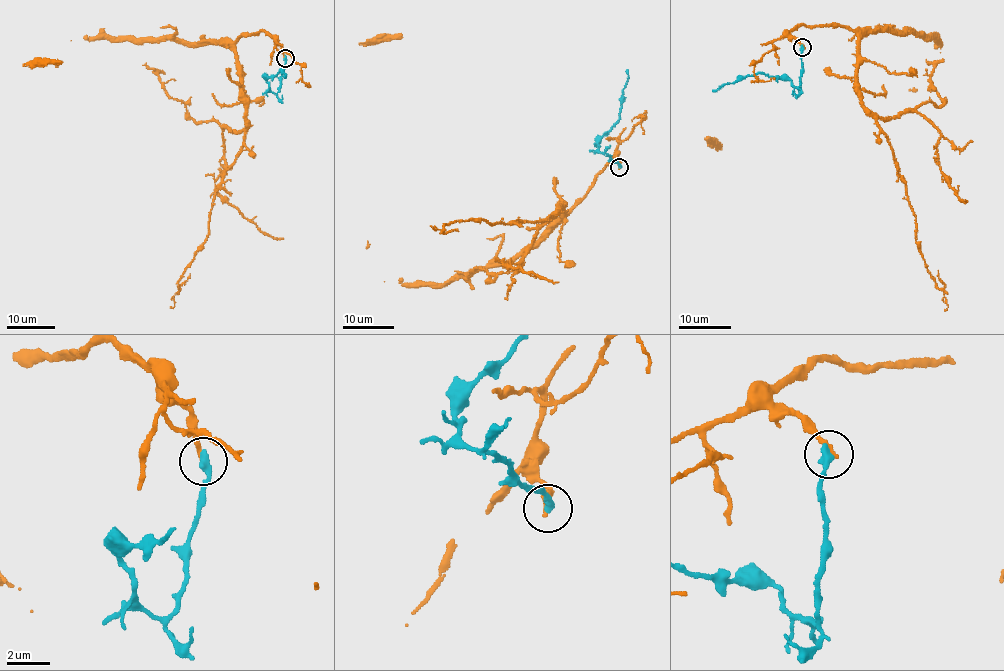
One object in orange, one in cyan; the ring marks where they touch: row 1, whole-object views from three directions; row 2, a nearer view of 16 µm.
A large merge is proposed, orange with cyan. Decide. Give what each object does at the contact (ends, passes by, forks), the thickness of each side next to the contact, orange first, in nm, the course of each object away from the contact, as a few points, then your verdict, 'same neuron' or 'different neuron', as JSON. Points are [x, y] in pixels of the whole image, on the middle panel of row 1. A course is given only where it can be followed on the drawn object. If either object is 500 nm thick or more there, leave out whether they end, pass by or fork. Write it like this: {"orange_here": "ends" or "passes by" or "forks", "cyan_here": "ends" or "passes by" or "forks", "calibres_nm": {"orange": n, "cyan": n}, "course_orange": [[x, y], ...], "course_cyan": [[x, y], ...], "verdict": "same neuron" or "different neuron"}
{"orange_here": "ends", "cyan_here": "ends", "calibres_nm": {"orange": 200, "cyan": 400}, "course_orange": [[618, 167], [614, 156], [578, 204], [505, 261], [443, 284], [384, 281], [366, 248], [365, 46], [402, 34]], "course_cyan": [[620, 166], [601, 152], [598, 142], [619, 116], [628, 77], [626, 69]], "verdict": "different neuron"}

